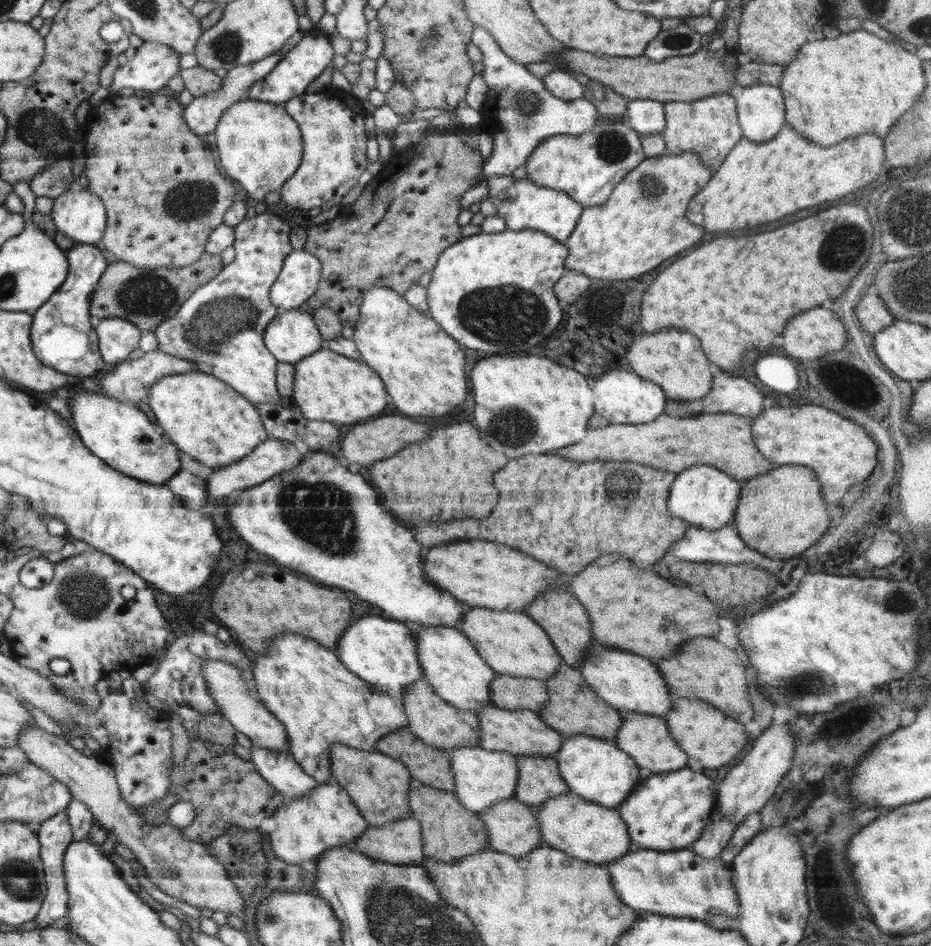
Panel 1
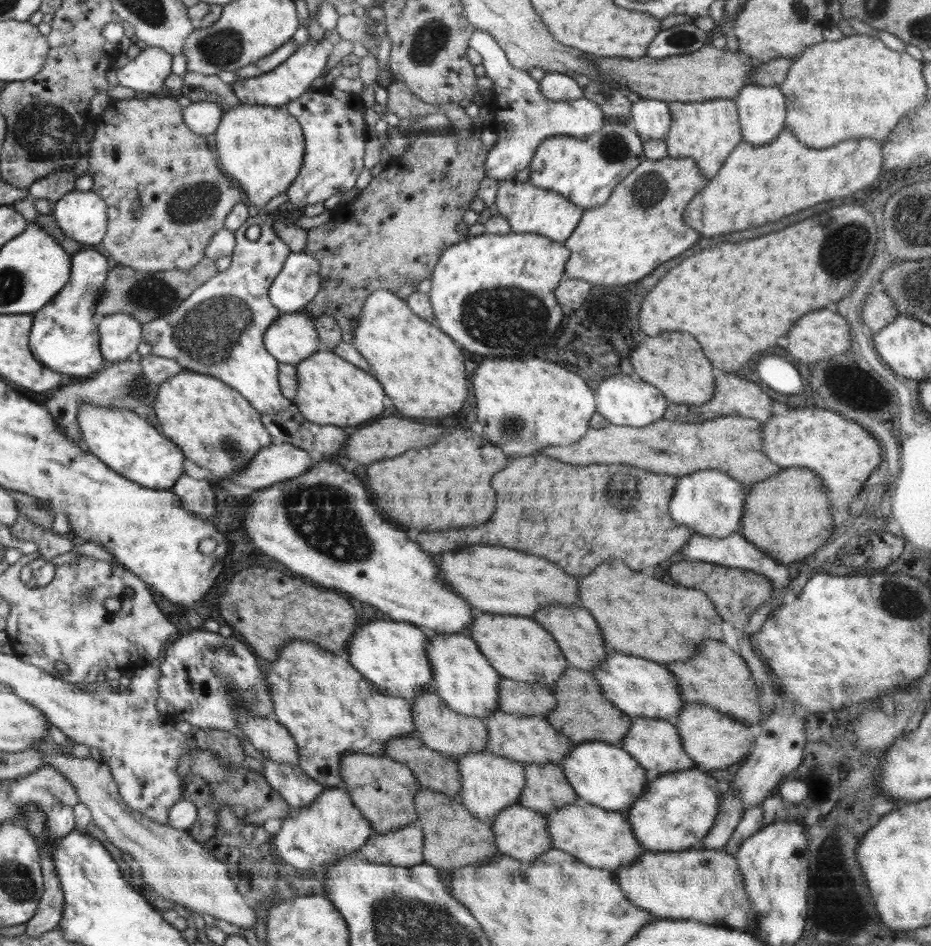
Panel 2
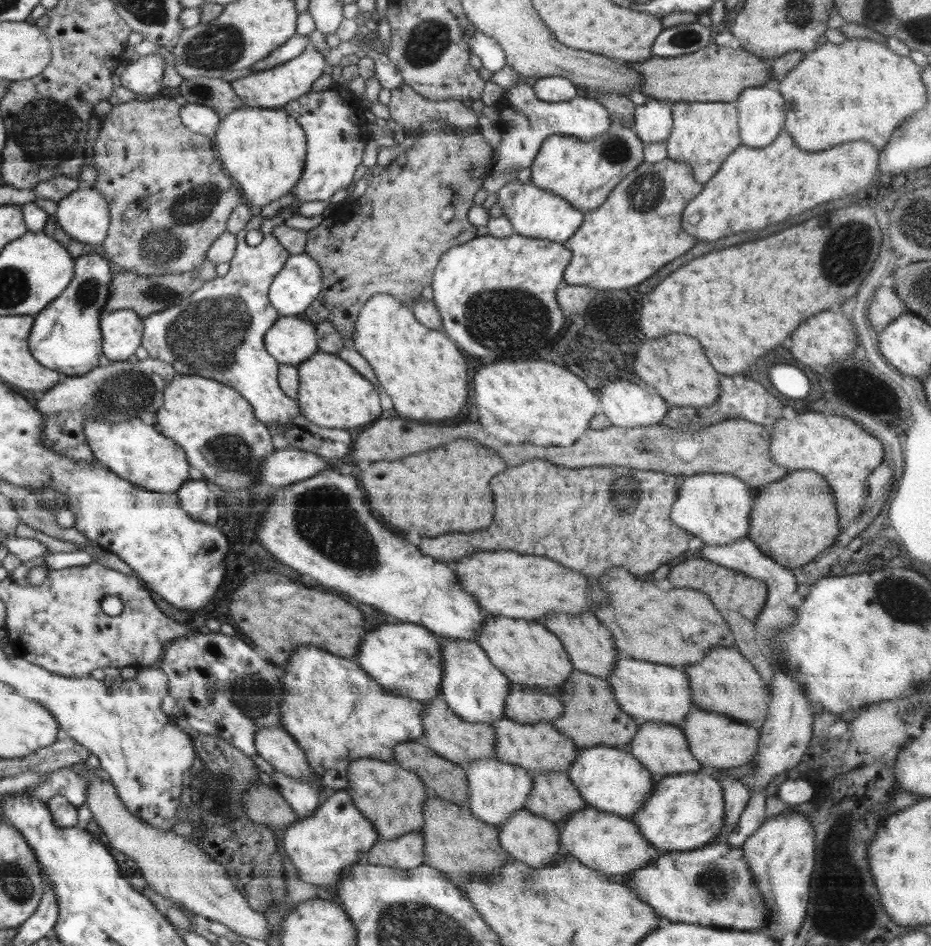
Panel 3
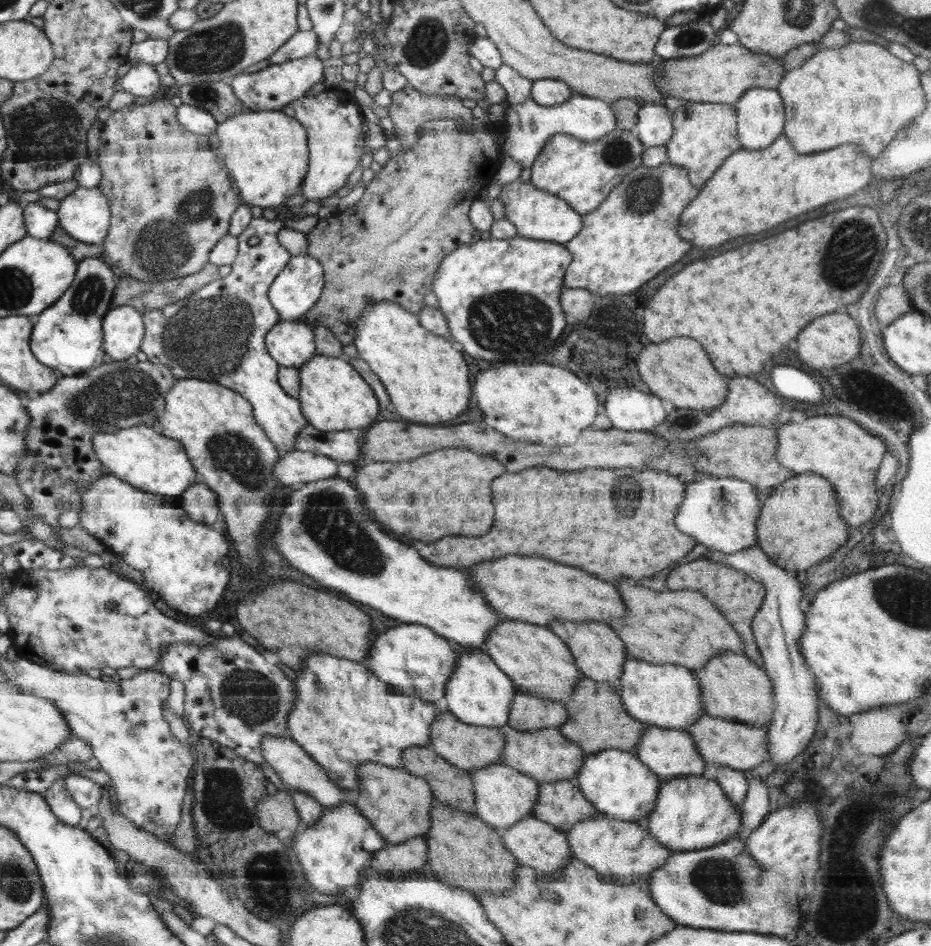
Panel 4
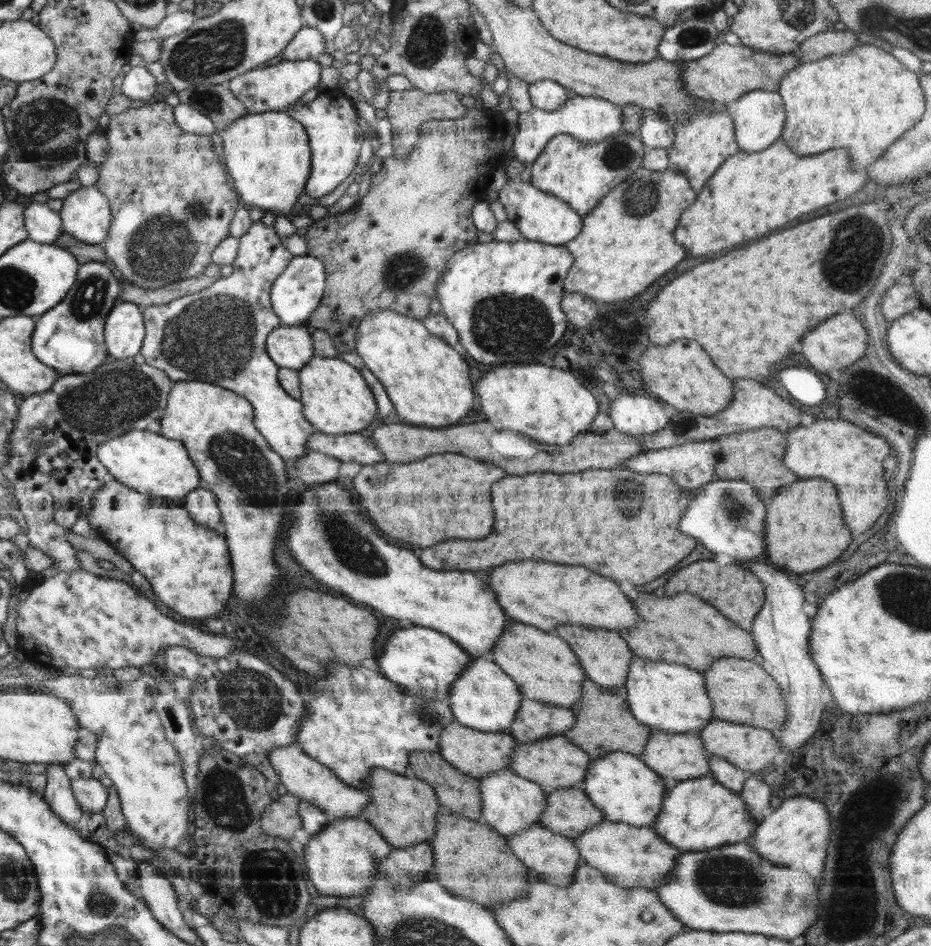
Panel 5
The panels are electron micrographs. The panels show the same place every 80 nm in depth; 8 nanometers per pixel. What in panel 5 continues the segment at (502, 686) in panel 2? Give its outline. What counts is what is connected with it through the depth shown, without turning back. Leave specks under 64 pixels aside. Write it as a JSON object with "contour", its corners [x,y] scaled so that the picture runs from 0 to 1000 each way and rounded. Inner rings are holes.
{"contour":[[[561,737],[555,756],[550,762],[547,774],[555,784],[576,784],[581,780],[606,777],[619,765],[619,762],[613,749]]]}

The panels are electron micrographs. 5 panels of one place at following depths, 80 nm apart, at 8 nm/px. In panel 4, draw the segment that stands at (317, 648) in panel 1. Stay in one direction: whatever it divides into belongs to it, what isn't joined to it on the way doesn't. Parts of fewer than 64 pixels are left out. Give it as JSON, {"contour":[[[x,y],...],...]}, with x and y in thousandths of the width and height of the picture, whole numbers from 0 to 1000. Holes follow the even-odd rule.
{"contour":[[[346,690],[327,696],[318,712],[318,719],[314,718],[317,743],[308,757],[310,778],[365,833],[385,833],[388,808],[402,805],[431,812],[435,791],[460,790],[463,765],[474,755],[470,743],[455,741],[449,734],[424,732],[408,718],[406,744],[386,743],[393,738],[397,708],[387,701]]]}

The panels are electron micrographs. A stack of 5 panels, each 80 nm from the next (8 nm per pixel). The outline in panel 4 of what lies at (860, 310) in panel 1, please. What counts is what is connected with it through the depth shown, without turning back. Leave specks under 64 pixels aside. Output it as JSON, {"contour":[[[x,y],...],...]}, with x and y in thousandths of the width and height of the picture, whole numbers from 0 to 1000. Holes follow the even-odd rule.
{"contour":[[[957,301],[945,307],[939,332],[943,337],[945,347],[950,347],[970,332],[982,328],[974,307],[969,302]]]}

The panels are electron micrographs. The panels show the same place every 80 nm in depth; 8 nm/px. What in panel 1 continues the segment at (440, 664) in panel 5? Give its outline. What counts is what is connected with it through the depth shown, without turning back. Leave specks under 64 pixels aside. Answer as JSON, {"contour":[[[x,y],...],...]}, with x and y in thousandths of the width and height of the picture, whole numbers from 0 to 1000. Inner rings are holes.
{"contour":[[[393,651],[393,653],[387,653],[385,658],[376,659],[369,670],[364,674],[360,690],[363,692],[363,698],[389,719],[419,736],[433,737],[439,723],[455,717],[452,702],[449,700],[447,680],[446,670],[434,661],[433,656],[421,655],[421,653],[412,655],[408,651]]]}

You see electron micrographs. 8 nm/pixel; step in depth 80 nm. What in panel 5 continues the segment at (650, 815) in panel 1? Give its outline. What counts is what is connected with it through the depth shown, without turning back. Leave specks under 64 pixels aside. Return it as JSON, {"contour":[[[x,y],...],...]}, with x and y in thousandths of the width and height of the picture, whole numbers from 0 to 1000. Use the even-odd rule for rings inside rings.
{"contour":[[[765,820],[734,825],[718,833],[711,856],[700,872],[715,891],[735,900],[757,900],[788,892],[803,886],[812,877],[796,838],[787,838]]]}

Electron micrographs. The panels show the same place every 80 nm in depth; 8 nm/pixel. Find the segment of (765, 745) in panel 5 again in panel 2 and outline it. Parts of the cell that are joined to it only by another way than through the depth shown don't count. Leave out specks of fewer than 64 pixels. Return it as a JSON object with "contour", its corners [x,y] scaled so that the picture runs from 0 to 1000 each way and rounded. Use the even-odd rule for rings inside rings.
{"contour":[[[750,742],[735,743],[733,751],[724,761],[724,767],[727,770],[735,793],[740,800],[747,807],[757,809],[762,814],[778,814],[782,810],[786,810],[786,808],[797,807],[807,796],[809,785],[811,784],[811,780],[801,764],[792,762],[784,757],[771,753],[770,749],[763,746],[755,746]]]}

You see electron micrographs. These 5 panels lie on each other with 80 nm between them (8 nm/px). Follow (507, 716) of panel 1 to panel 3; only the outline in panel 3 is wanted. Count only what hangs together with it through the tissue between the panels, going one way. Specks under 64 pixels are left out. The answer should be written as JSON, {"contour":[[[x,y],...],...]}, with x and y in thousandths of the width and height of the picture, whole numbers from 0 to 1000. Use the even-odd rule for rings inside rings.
{"contour":[[[540,758],[527,765],[532,770],[532,801],[546,808],[560,810],[568,816],[611,816],[621,791],[615,782],[596,771],[592,764],[559,765]]]}

